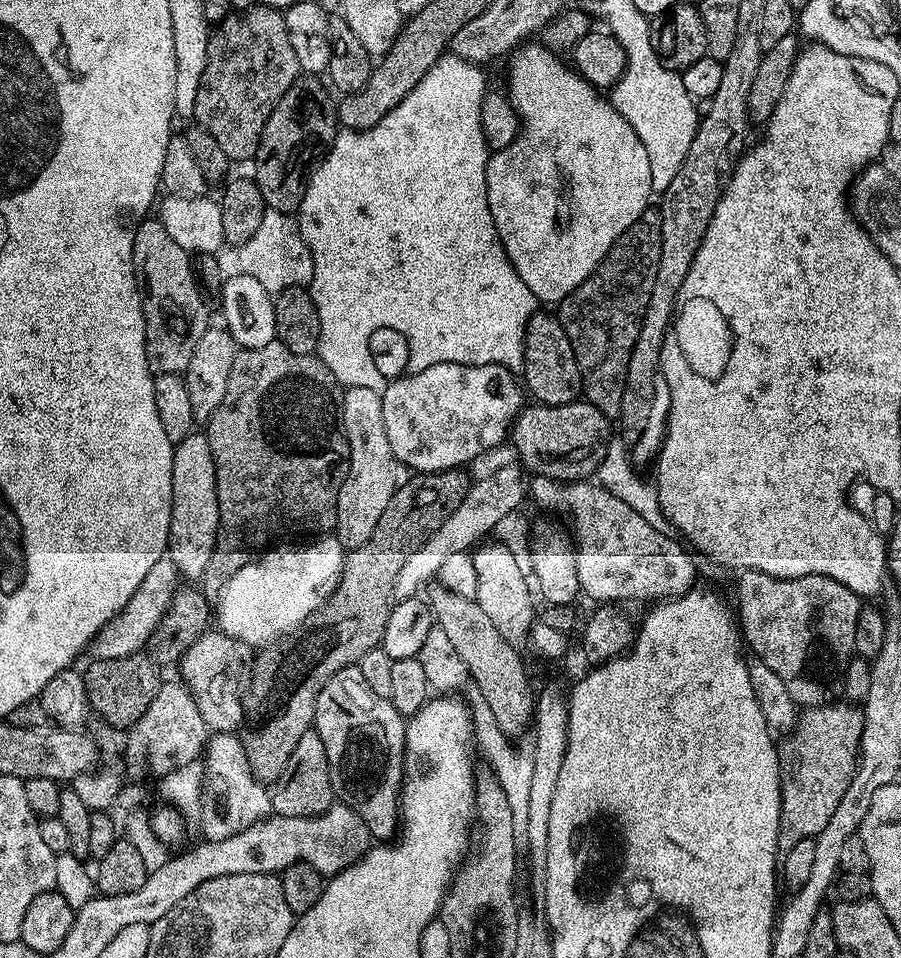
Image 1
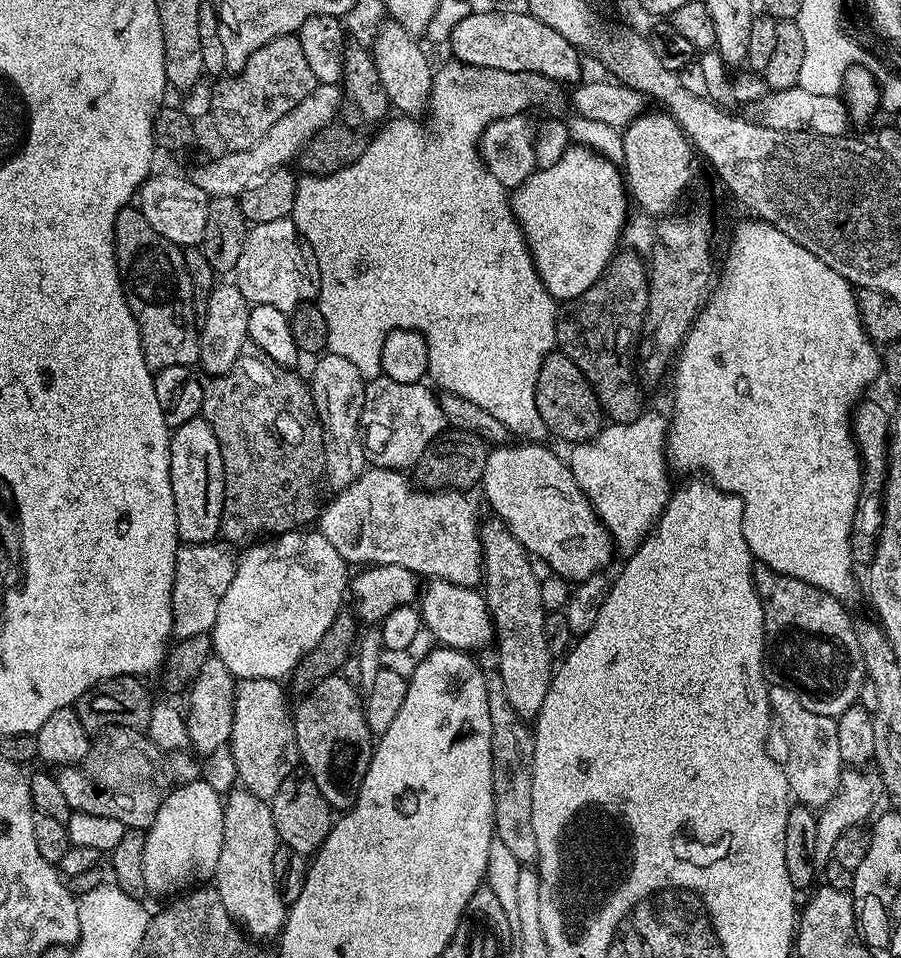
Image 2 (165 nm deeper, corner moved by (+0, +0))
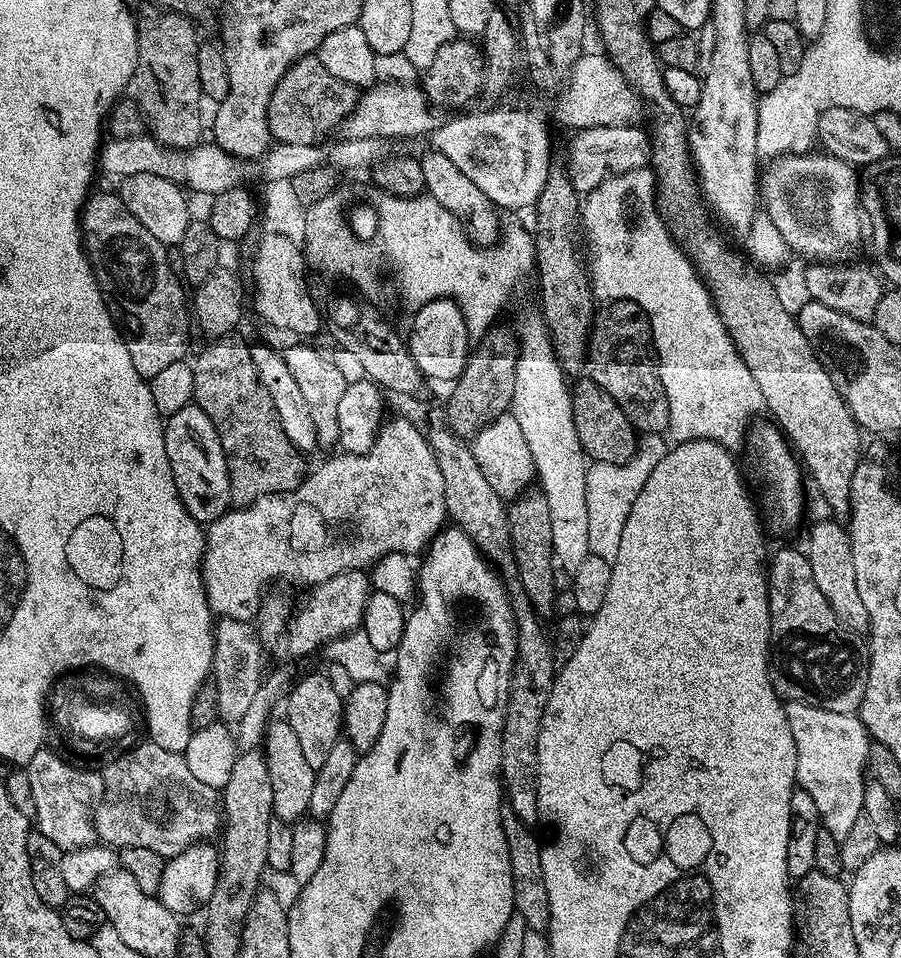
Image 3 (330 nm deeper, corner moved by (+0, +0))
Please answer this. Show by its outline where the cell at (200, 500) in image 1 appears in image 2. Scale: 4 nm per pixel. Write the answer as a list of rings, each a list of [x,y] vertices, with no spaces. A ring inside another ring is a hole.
[[[202,418],[182,422],[182,426],[171,429],[170,435],[172,437],[170,442],[170,482],[174,490],[178,535],[185,544],[213,543],[220,536],[220,519],[224,501],[224,467],[218,438],[214,438],[214,430]]]

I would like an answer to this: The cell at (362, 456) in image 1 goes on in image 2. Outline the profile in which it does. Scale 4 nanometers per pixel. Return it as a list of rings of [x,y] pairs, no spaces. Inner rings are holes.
[[[328,352],[317,360],[320,361],[312,368],[310,387],[324,431],[324,471],[327,483],[332,483],[333,489],[339,490],[353,484],[366,471],[364,442],[360,430],[360,411],[364,405],[366,381],[347,358],[338,354]]]

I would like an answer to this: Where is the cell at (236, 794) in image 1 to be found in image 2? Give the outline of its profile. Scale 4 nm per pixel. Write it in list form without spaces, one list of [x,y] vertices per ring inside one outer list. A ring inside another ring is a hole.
[[[236,786],[223,797],[225,830],[222,838],[221,854],[218,857],[216,873],[214,875],[214,887],[224,909],[232,915],[237,925],[253,941],[268,942],[271,938],[279,937],[284,930],[284,918],[286,905],[284,899],[278,894],[278,886],[274,882],[274,854],[278,847],[278,837],[274,818],[272,817],[271,803],[254,794],[250,794],[247,788]]]

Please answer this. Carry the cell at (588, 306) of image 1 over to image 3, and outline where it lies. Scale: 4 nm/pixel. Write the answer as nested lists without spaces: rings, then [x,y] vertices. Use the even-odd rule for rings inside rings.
[[[613,300],[601,308],[593,315],[588,334],[587,375],[626,414],[637,433],[667,433],[670,406],[654,359],[652,321],[631,300]]]

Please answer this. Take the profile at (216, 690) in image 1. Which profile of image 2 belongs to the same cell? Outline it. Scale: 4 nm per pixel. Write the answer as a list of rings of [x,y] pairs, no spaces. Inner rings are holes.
[[[245,680],[236,685],[234,726],[227,745],[232,748],[239,783],[250,794],[271,801],[278,786],[297,771],[300,751],[294,734],[294,712],[288,708],[283,683],[275,680]]]

